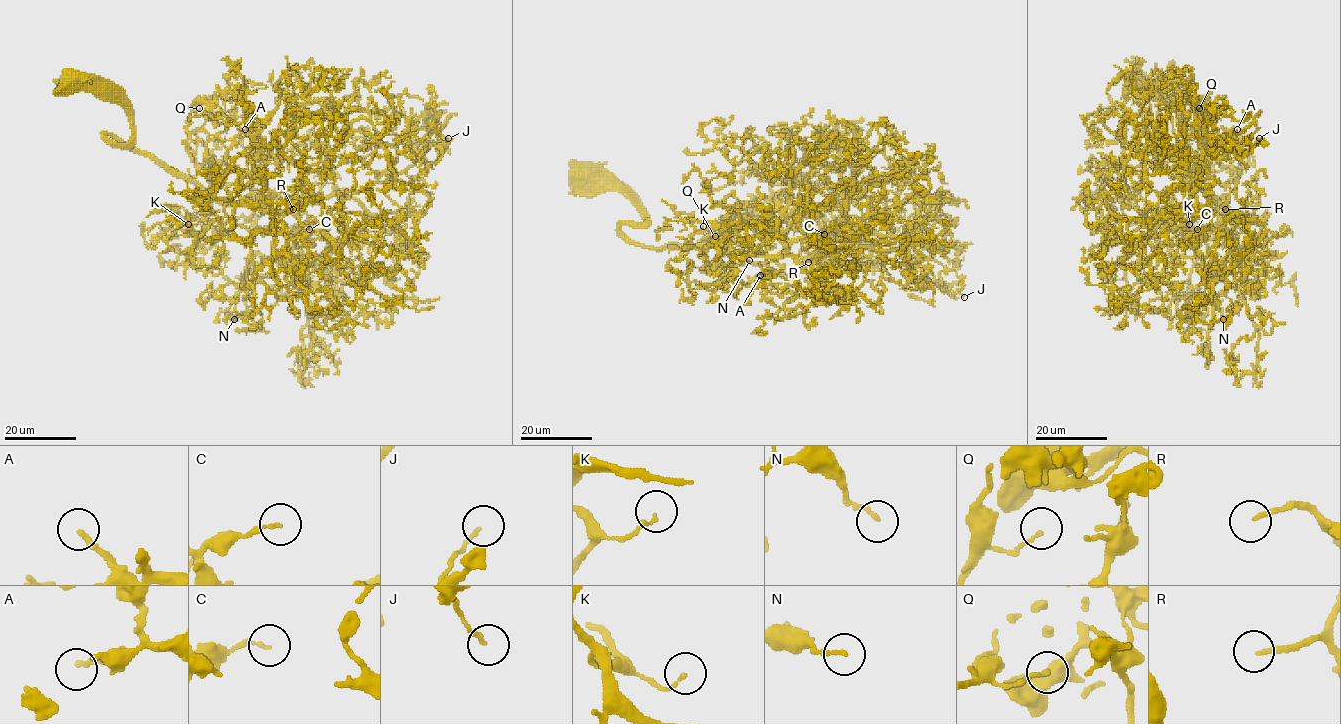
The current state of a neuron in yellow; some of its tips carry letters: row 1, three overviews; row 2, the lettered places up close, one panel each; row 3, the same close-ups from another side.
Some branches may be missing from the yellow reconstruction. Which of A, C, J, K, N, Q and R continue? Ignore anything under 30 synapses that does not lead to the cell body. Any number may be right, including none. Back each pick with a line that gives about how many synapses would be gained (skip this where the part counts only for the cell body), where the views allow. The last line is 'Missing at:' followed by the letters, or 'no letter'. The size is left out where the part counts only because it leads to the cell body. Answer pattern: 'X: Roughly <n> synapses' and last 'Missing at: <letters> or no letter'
R: Roughly 40 synapses
Missing at: R

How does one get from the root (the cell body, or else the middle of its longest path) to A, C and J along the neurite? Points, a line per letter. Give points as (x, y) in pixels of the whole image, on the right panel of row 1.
A: (1142, 84), (1180, 115), (1185, 144), (1208, 142), (1216, 201), (1183, 173), (1200, 145), (1233, 158), (1237, 129)
C: (1142, 84), (1185, 144), (1208, 142), (1219, 203), (1208, 232), (1157, 248), (1192, 257), (1197, 229)
J: (1142, 84), (1180, 115), (1185, 144), (1208, 142), (1217, 199), (1191, 198), (1206, 152), (1259, 138)

